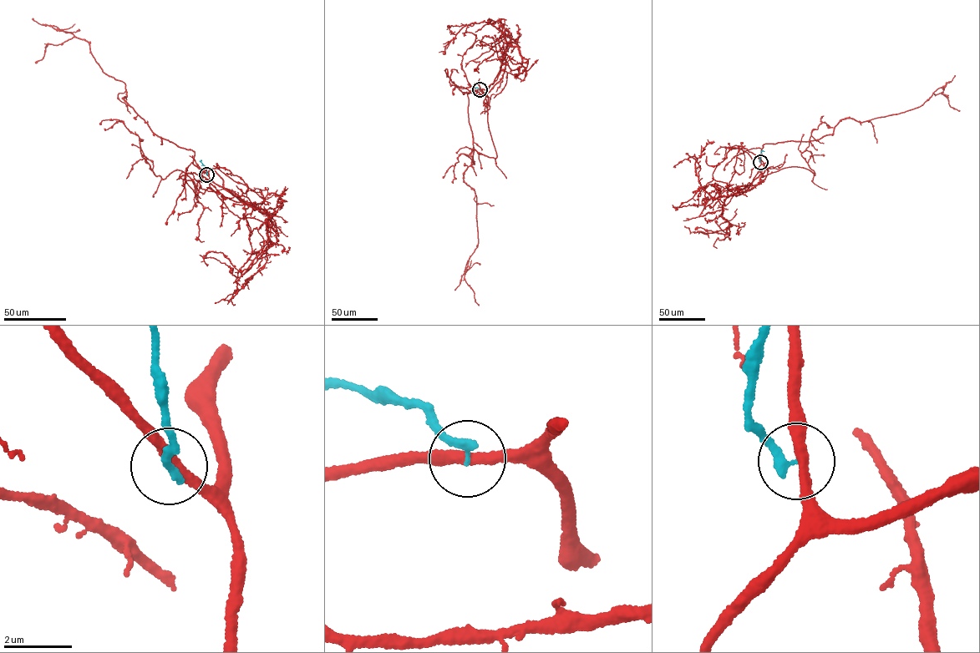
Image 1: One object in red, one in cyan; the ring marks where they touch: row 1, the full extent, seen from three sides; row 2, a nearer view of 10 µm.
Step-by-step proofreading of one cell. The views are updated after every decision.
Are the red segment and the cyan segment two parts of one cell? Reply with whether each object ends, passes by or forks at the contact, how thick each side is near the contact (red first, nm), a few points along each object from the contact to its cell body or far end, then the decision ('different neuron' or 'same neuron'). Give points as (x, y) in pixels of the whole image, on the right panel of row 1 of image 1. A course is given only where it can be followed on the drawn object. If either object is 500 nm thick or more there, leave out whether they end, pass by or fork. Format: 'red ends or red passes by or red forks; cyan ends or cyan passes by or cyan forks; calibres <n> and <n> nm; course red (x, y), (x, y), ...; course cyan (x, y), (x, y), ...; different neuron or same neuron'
red passes by; cyan ends; calibres 320 and 240 nm; course red (760, 162), (765, 144), (820, 139), (842, 119), (861, 122), (920, 107), (933, 93), (960, 110); course cyan (760, 162), (760, 154), (764, 151); different neuron

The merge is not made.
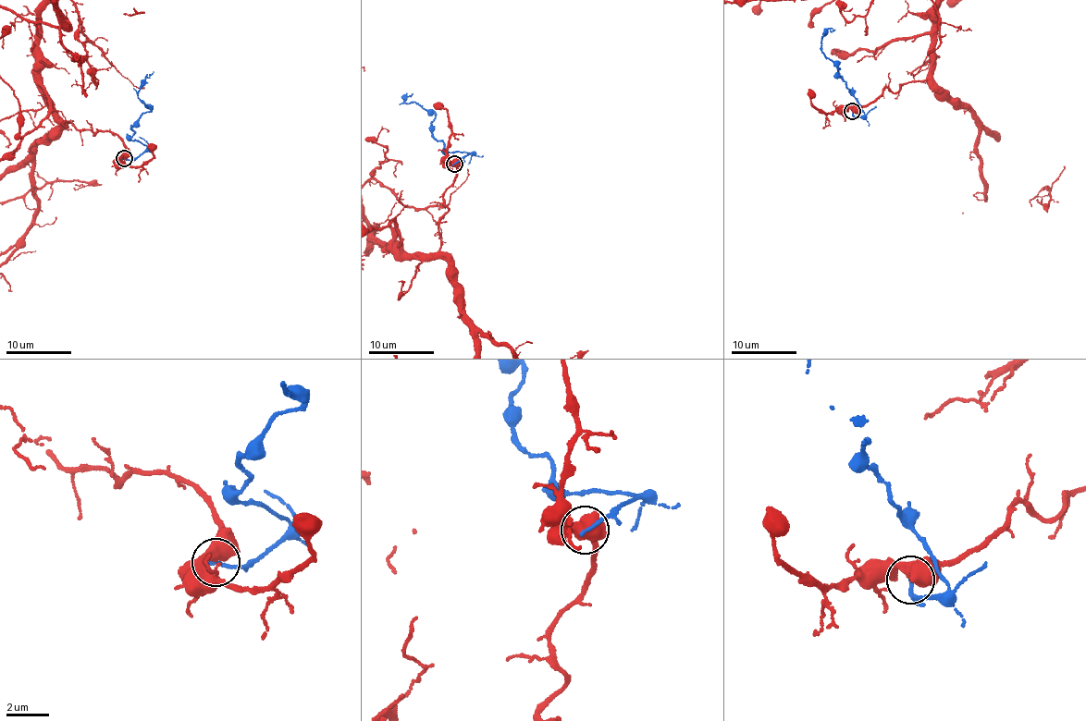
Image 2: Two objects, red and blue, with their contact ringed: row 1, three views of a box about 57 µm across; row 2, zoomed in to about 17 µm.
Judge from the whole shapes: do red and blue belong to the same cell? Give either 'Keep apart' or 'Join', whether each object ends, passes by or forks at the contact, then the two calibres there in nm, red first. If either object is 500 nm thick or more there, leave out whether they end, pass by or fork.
Keep apart. Thickness 550 nm (red) against 160 nm

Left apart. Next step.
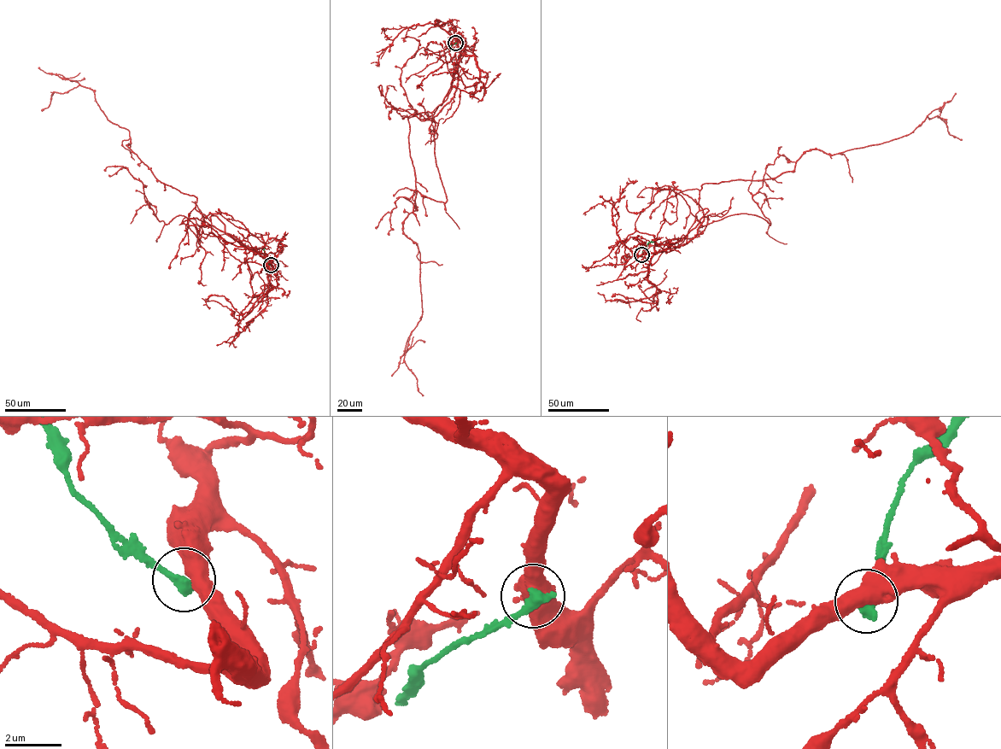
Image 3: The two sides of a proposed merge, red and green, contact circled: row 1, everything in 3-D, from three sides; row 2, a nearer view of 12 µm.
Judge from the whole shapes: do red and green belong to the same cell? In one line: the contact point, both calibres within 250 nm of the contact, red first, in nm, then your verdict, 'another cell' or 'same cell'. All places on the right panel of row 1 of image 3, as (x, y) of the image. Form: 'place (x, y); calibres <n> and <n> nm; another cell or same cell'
place (641, 254); calibres 500 and 420 nm; another cell

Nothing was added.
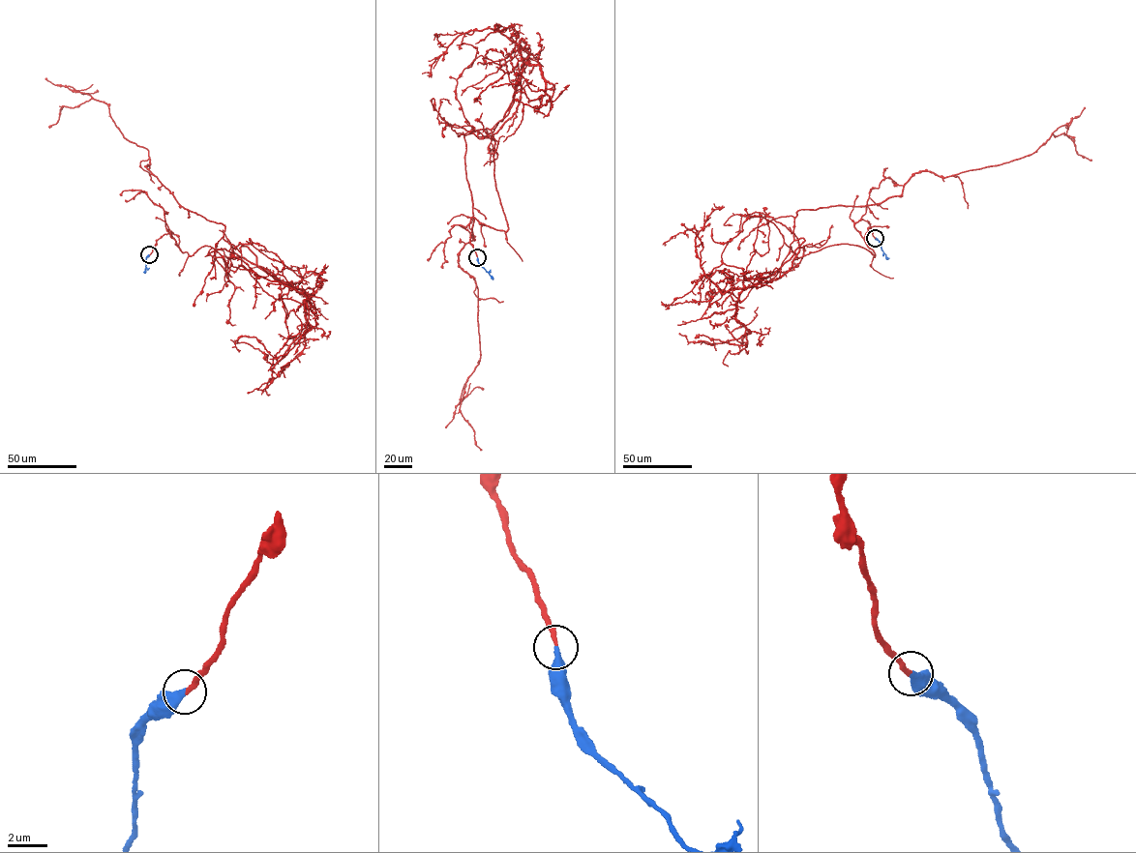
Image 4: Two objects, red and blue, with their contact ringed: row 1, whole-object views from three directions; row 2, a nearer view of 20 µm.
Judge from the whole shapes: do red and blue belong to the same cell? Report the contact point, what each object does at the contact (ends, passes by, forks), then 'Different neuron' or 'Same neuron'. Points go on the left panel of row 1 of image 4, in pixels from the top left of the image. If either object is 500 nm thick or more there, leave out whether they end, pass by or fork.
Place: (149, 254). At the ring red ends. At the ring blue ends. Same neuron

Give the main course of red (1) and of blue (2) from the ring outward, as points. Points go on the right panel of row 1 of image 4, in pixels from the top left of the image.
1: (875, 238), (861, 219), (874, 256), (790, 250), (796, 212), (921, 171), (1052, 133), (1091, 160)
2: (875, 238), (889, 258)

